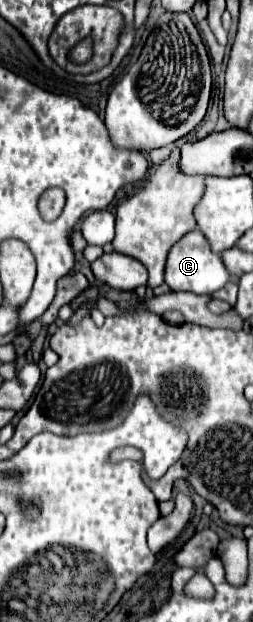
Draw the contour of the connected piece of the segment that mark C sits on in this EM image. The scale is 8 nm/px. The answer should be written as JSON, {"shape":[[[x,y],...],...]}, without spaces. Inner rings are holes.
{"shape":[[[191,230],[187,232],[187,236],[183,236],[179,242],[175,242],[175,246],[171,248],[171,252],[167,254],[167,262],[165,262],[165,282],[173,292],[193,292],[193,294],[213,294],[215,290],[223,288],[229,280],[229,272],[221,262],[219,254],[213,254],[207,238],[199,232],[199,230]]]}

